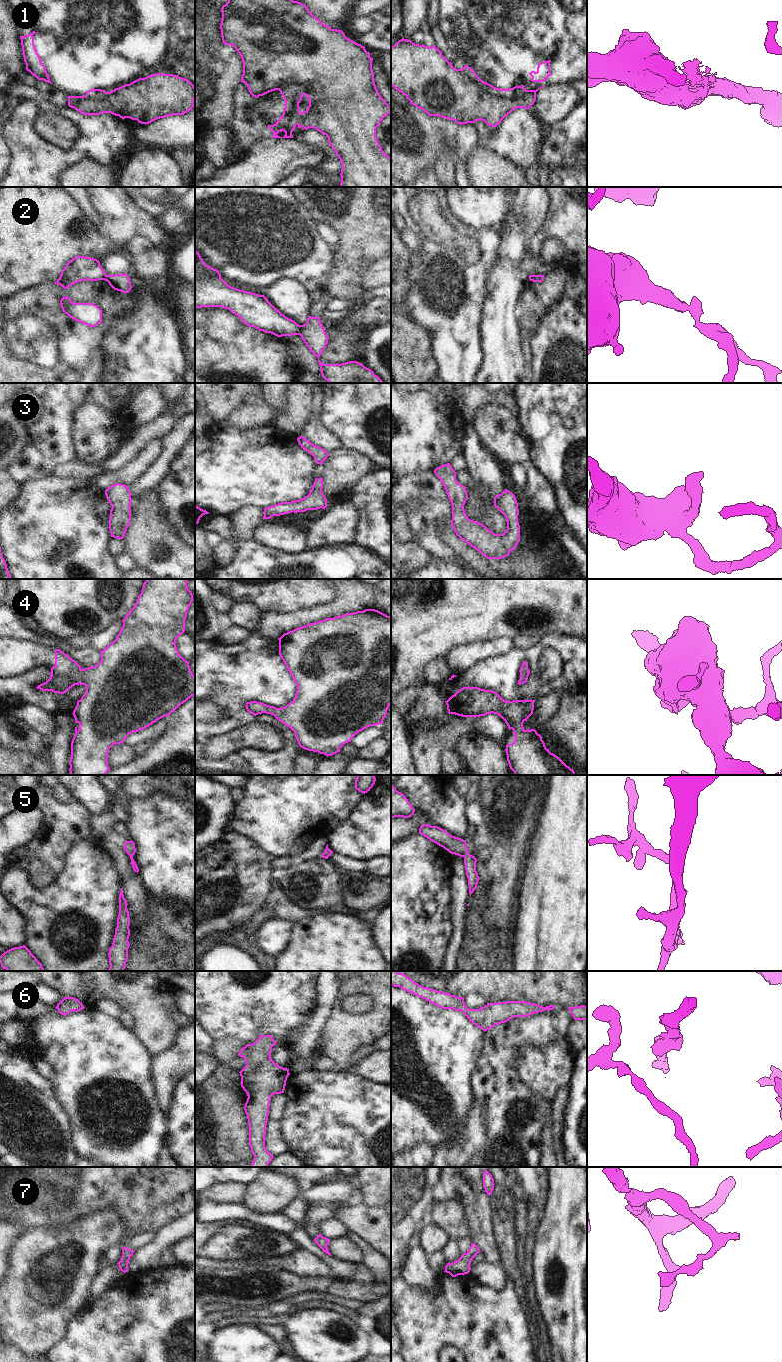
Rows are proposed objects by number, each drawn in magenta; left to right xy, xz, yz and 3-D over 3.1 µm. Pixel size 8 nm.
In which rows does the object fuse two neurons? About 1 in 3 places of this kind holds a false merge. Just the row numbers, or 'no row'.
1, 2

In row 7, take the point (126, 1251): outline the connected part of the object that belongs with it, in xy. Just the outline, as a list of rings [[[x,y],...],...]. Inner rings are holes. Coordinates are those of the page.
[[[123,1247],[122,1248],[122,1257],[120,1259],[120,1261],[117,1263],[120,1270],[124,1273],[128,1272],[128,1263],[130,1260],[130,1257],[133,1255],[134,1251],[127,1248],[127,1247]]]

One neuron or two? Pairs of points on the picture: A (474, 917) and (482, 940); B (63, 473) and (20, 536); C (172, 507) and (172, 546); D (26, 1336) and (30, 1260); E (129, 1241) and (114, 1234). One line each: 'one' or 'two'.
A: one
B: two
C: two
D: one
E: two

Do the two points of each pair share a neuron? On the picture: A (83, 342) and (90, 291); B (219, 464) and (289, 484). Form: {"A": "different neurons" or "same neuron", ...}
{"A": "same neuron", "B": "same neuron"}

